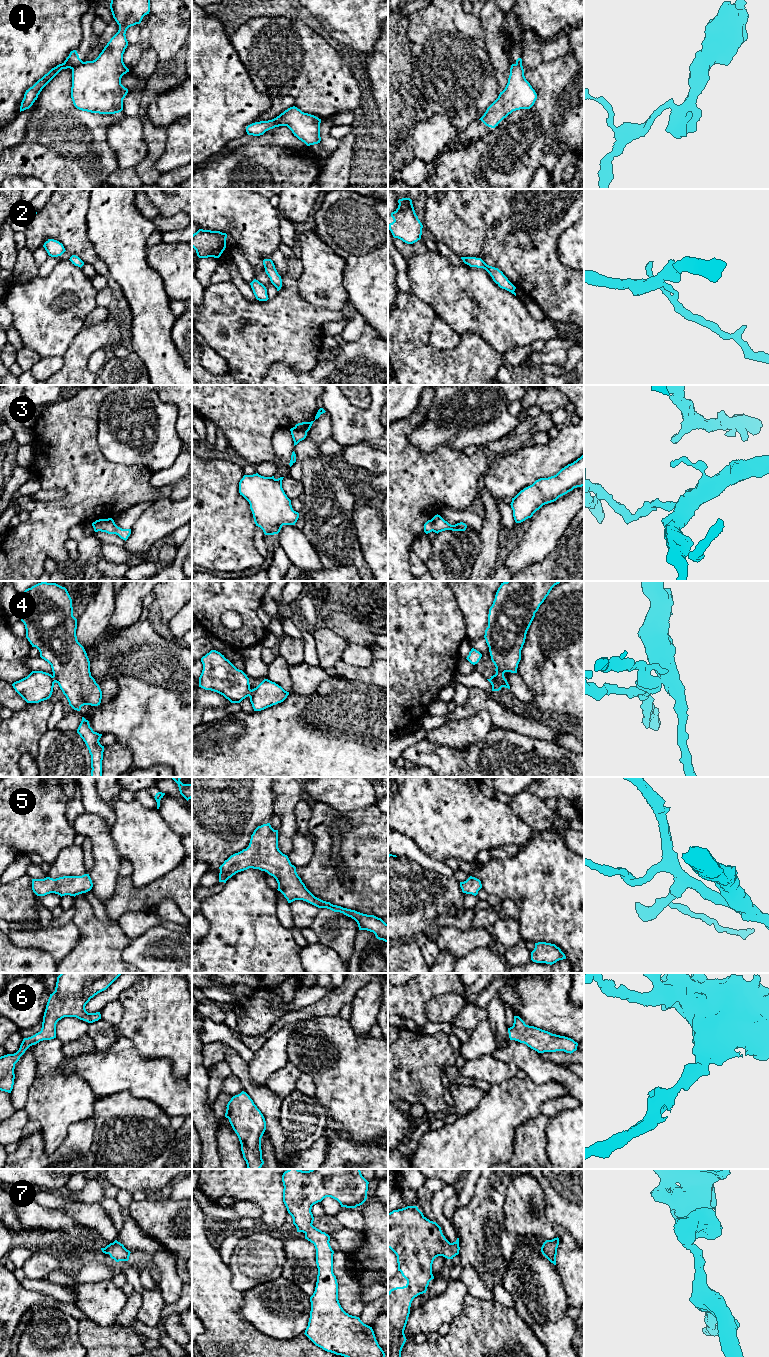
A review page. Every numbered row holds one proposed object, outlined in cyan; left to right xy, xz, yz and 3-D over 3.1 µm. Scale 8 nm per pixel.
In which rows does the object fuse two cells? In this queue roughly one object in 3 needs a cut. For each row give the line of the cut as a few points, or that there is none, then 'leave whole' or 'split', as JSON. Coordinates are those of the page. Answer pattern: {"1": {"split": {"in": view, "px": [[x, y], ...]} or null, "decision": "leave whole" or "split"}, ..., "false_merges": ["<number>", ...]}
{"1": {"split": {"in": "xy", "px": [[83, 62], [71, 68]]}, "decision": "split"}, "2": {"split": null, "decision": "leave whole"}, "3": {"split": null, "decision": "leave whole"}, "4": {"split": {"in": "yz", "px": [[496, 672], [504, 678]]}, "decision": "split"}, "5": {"split": null, "decision": "leave whole"}, "6": {"split": null, "decision": "leave whole"}, "7": {"split": null, "decision": "leave whole"}, "false_merges": ["1", "4"]}

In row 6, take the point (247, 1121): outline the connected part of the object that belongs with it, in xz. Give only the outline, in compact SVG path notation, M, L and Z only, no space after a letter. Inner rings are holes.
M244 1091L233 1096L226 1107L225 1117L239 1138L247 1168L260 1169L264 1164L261 1138L266 1130L263 1114Z

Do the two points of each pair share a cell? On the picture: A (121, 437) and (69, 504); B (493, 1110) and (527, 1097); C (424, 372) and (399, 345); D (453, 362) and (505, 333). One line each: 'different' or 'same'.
A: different
B: same
C: same
D: different

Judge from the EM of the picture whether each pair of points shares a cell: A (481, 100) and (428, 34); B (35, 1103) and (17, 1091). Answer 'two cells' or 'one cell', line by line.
A: one cell
B: two cells

